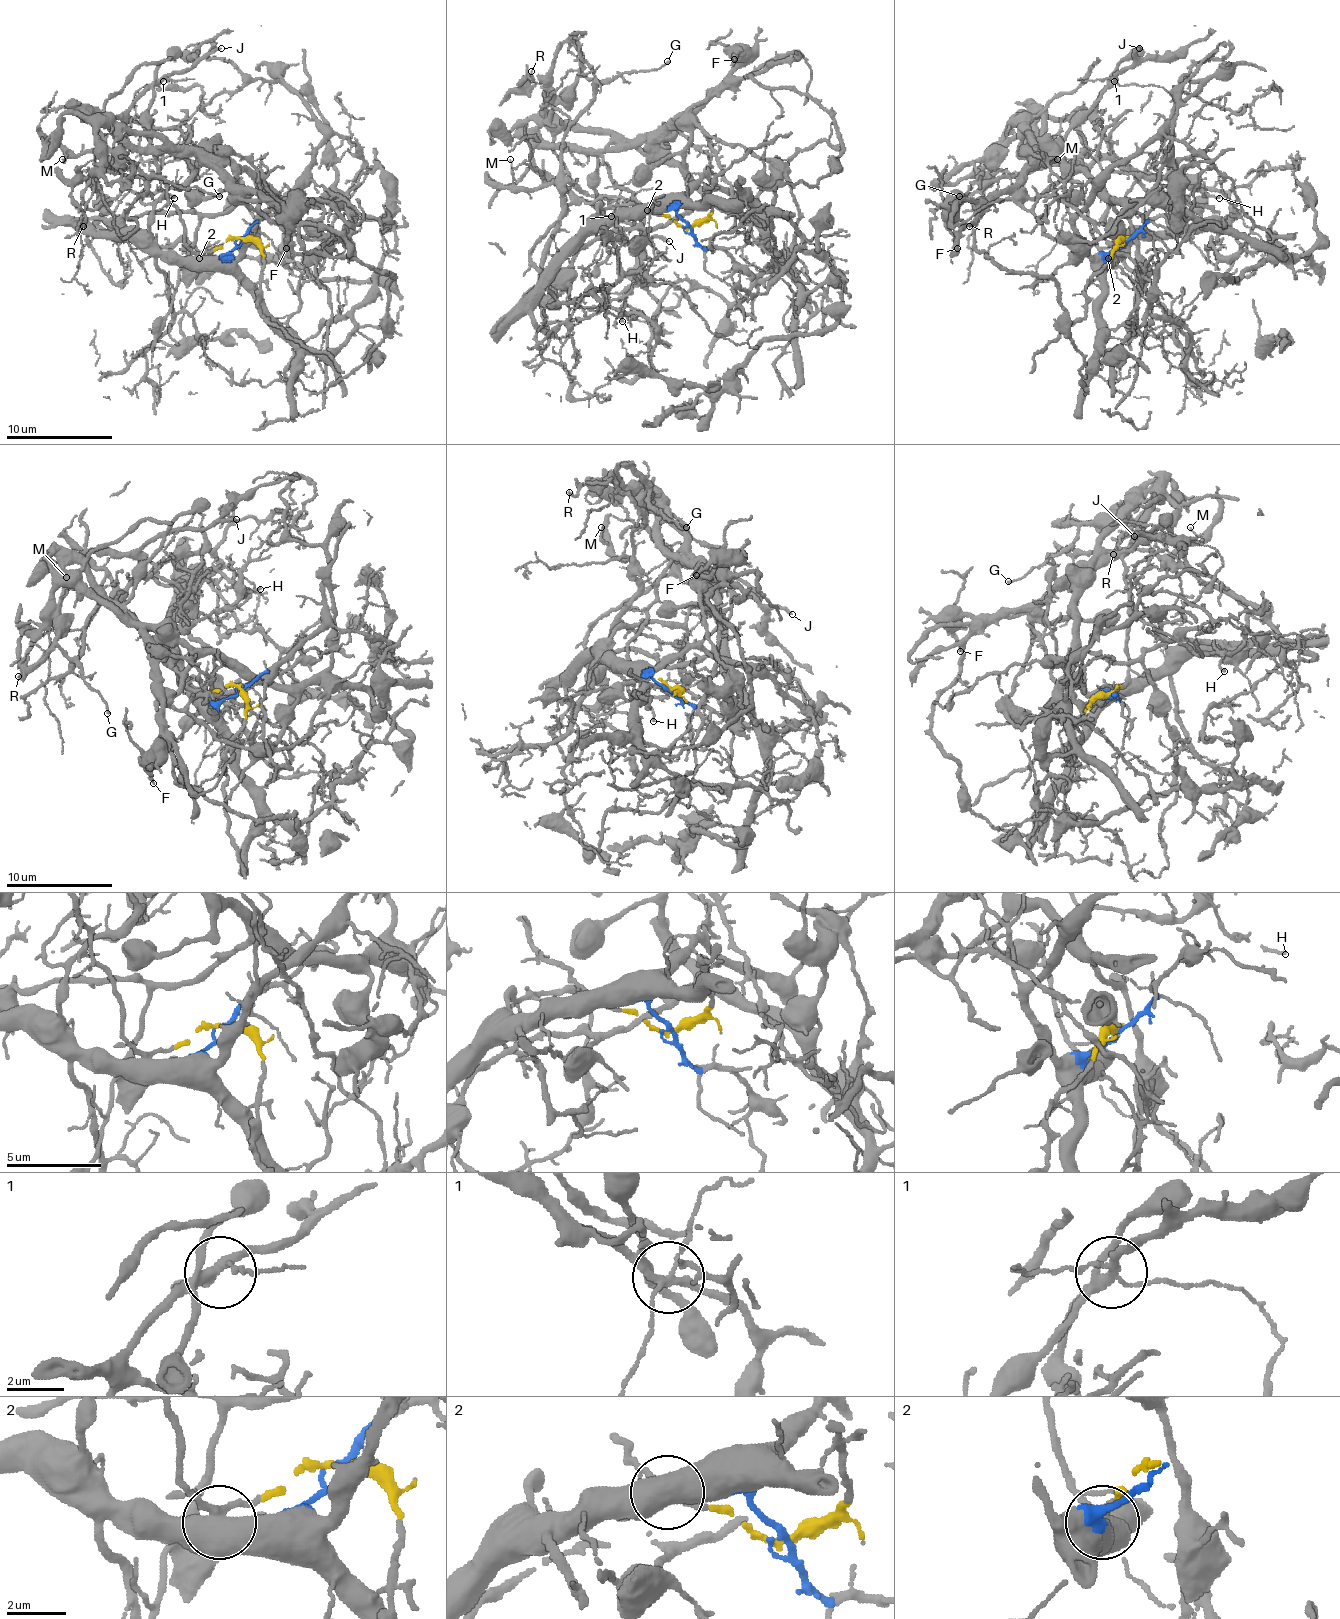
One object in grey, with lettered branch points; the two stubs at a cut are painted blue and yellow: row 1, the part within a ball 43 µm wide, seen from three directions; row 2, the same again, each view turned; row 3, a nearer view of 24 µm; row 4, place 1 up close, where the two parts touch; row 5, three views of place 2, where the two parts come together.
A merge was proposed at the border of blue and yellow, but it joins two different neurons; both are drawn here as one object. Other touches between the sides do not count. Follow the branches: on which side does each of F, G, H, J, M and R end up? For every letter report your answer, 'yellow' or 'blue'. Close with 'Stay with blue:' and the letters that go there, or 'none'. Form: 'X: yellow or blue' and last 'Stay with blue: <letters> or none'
F: yellow
G: yellow
H: yellow
J: yellow
M: blue
R: yellow
Stay with blue: M

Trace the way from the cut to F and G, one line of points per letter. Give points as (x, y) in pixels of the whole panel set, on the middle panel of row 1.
F: (689, 228), (647, 210), (615, 183), (604, 164), (604, 153), (647, 148), (737, 63), (737, 52), (735, 60)
G: (689, 228), (647, 210), (593, 153), (561, 148), (548, 113), (580, 76), (617, 79), (668, 60)

